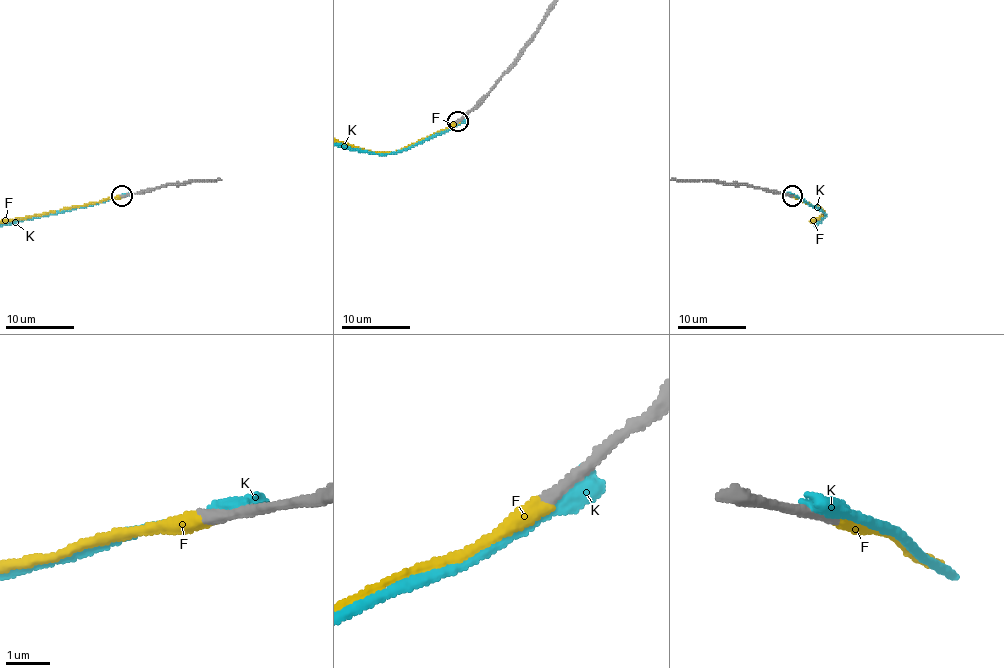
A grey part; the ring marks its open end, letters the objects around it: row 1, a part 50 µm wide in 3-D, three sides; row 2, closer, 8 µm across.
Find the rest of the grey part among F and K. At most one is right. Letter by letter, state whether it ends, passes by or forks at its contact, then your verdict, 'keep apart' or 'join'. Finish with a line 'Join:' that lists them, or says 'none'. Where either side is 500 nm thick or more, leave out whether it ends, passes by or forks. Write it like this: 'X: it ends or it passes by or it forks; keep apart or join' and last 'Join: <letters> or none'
F: it ends; join
K: keep apart
Join: F

